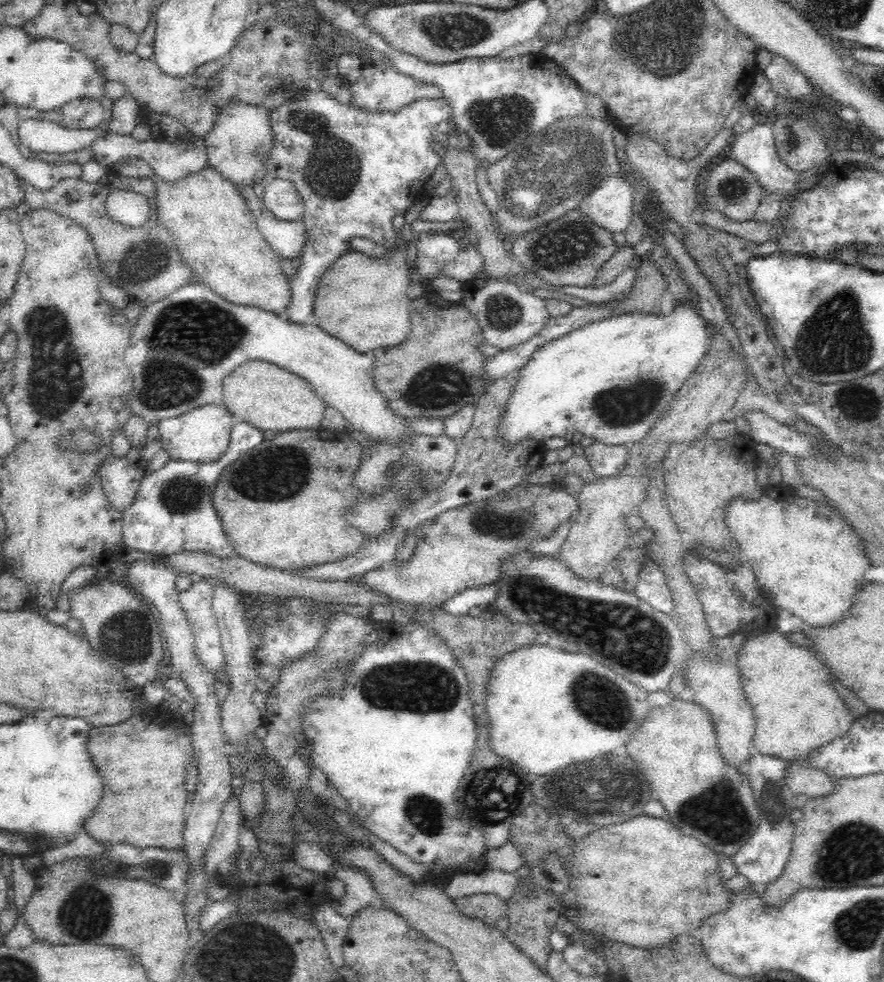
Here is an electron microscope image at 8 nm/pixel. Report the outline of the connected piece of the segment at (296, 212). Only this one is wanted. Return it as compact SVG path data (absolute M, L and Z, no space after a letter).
M280 177L265 184L263 201L276 218L285 222L301 222L305 203L290 181Z

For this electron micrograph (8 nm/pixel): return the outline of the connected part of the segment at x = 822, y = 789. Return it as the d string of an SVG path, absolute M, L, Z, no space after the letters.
M790 761L784 774L784 781L794 795L804 794L810 799L830 794L834 790L835 780L834 776L823 770L797 761Z

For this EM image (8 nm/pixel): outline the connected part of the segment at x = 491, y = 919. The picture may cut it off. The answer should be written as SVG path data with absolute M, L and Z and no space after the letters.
M493 893L472 894L472 896L455 898L454 901L457 909L464 916L478 919L492 927L496 927L501 920L508 920L507 901L501 900Z

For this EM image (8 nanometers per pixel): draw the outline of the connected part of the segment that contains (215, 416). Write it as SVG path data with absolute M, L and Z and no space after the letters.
M212 404L212 406L194 408L194 410L176 418L158 421L162 448L168 452L171 459L202 463L218 460L229 447L233 417L225 406Z

